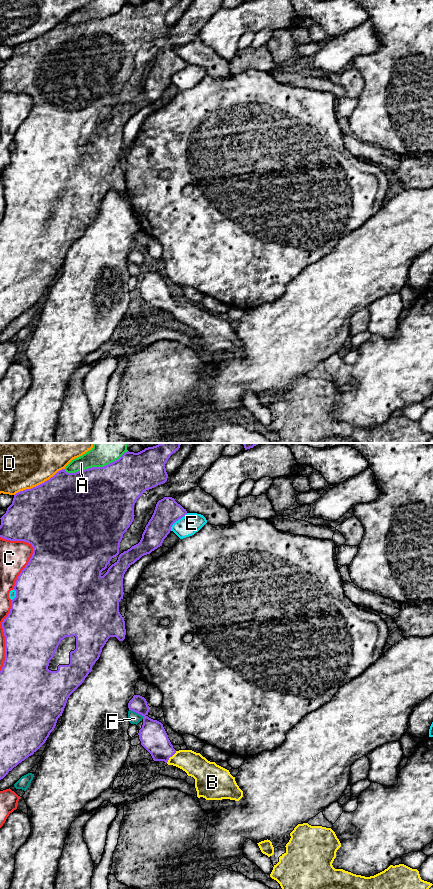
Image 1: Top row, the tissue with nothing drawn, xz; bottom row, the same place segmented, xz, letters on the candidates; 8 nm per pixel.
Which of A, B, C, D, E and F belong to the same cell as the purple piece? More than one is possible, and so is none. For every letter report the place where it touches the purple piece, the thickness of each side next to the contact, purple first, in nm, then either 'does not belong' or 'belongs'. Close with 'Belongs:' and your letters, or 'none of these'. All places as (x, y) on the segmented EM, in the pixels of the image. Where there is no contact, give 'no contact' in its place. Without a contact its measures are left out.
A: xz (95, 467) | 500/280 nm | does not belong
B: xz (170, 756) | 220/190 nm | belongs
C: xz (33, 551) | 500/240 nm | does not belong
D: xz (40, 484) | 500/480 nm | does not belong
E: xz (177, 520) | 200/160 nm | does not belong
F: xz (137, 712) | 220/100 nm | does not belong
Belongs: B

